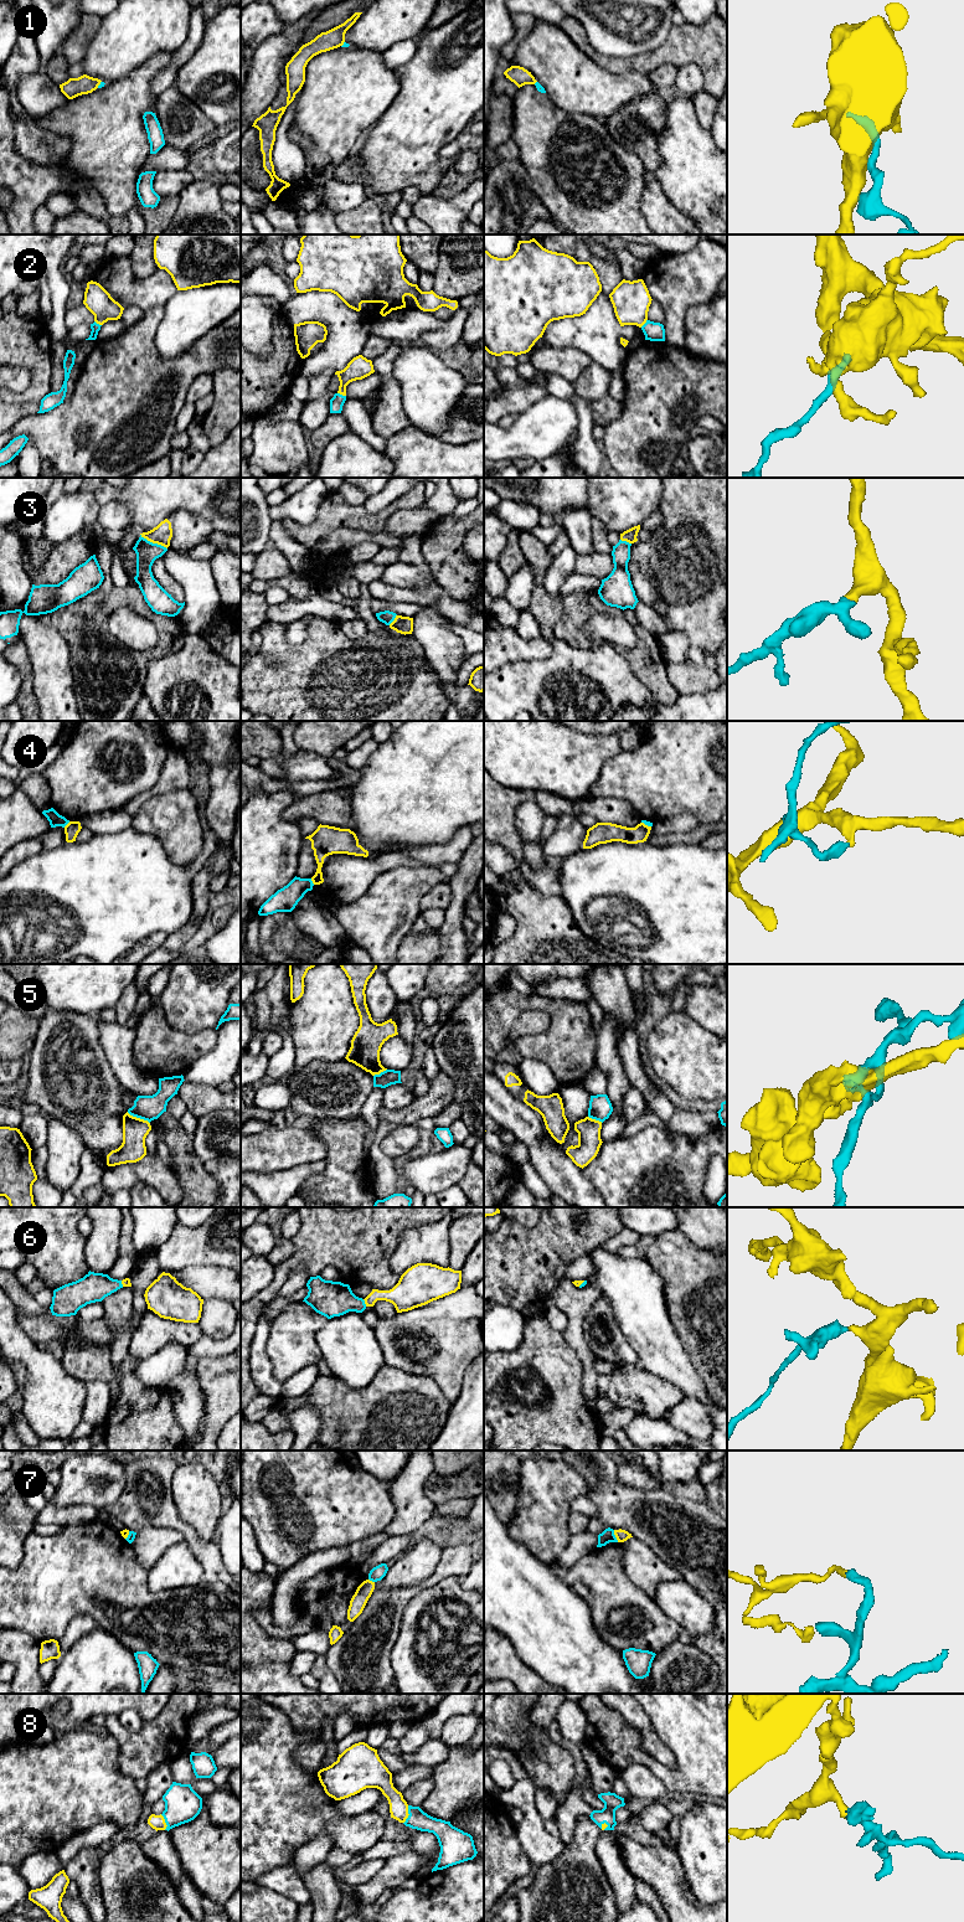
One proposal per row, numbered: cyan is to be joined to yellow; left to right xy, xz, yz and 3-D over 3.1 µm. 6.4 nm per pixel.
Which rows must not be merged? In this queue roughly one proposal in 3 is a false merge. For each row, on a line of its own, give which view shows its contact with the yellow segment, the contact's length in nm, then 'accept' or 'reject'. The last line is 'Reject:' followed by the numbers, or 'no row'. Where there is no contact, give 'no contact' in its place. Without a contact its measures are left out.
1: contact in xy; length 50 nm; reject
2: contact in xz; length 60 nm; accept
3: contact in xy; length 200 nm; accept
4: contact in xy; length 60 nm; reject
5: contact in xy; length 170 nm; reject
6: contact in xz; length 50 nm; accept
7: contact in yz; length 90 nm; reject
8: contact in xz; length 120 nm; accept
Reject: 1, 4, 5, 7

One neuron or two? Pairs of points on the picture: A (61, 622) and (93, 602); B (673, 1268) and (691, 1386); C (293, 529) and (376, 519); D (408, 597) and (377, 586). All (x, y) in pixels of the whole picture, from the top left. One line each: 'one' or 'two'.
A: one
B: two
C: one
D: one

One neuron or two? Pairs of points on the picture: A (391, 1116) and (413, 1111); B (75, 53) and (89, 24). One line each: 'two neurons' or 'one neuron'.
A: one neuron
B: one neuron

